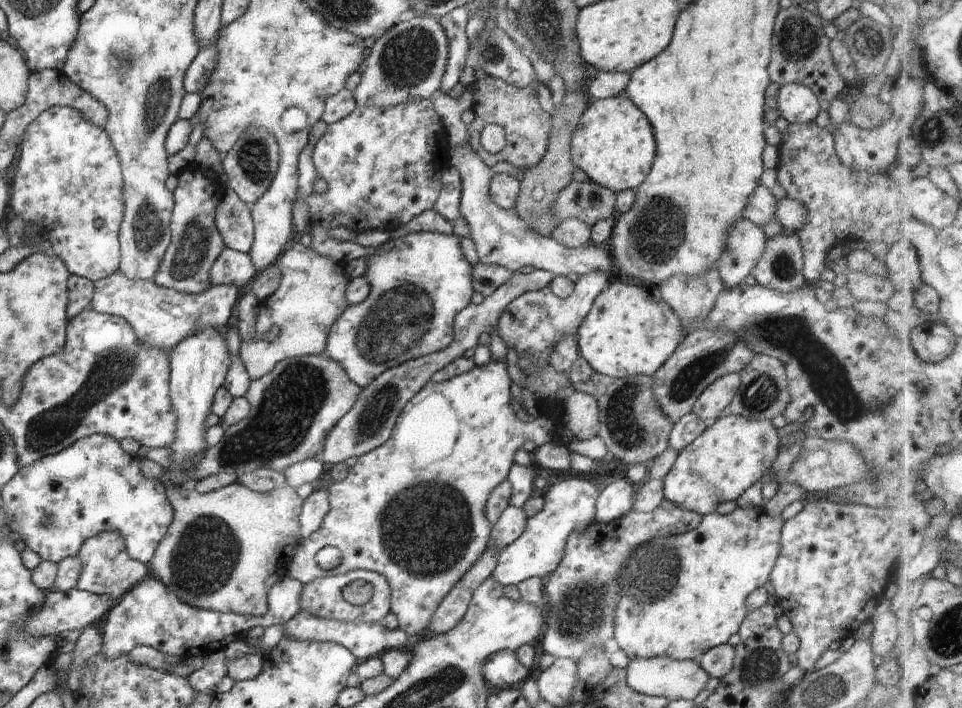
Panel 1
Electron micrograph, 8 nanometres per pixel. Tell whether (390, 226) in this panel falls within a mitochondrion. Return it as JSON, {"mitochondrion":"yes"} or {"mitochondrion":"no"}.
{"mitochondrion":"no"}

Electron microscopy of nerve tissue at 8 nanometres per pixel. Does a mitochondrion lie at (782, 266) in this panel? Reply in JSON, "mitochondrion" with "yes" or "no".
{"mitochondrion":"yes"}

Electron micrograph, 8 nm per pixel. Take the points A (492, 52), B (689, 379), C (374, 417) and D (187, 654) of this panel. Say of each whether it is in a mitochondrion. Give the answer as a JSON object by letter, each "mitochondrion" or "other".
{"A":"mitochondrion","B":"mitochondrion","C":"mitochondrion","D":"other"}

